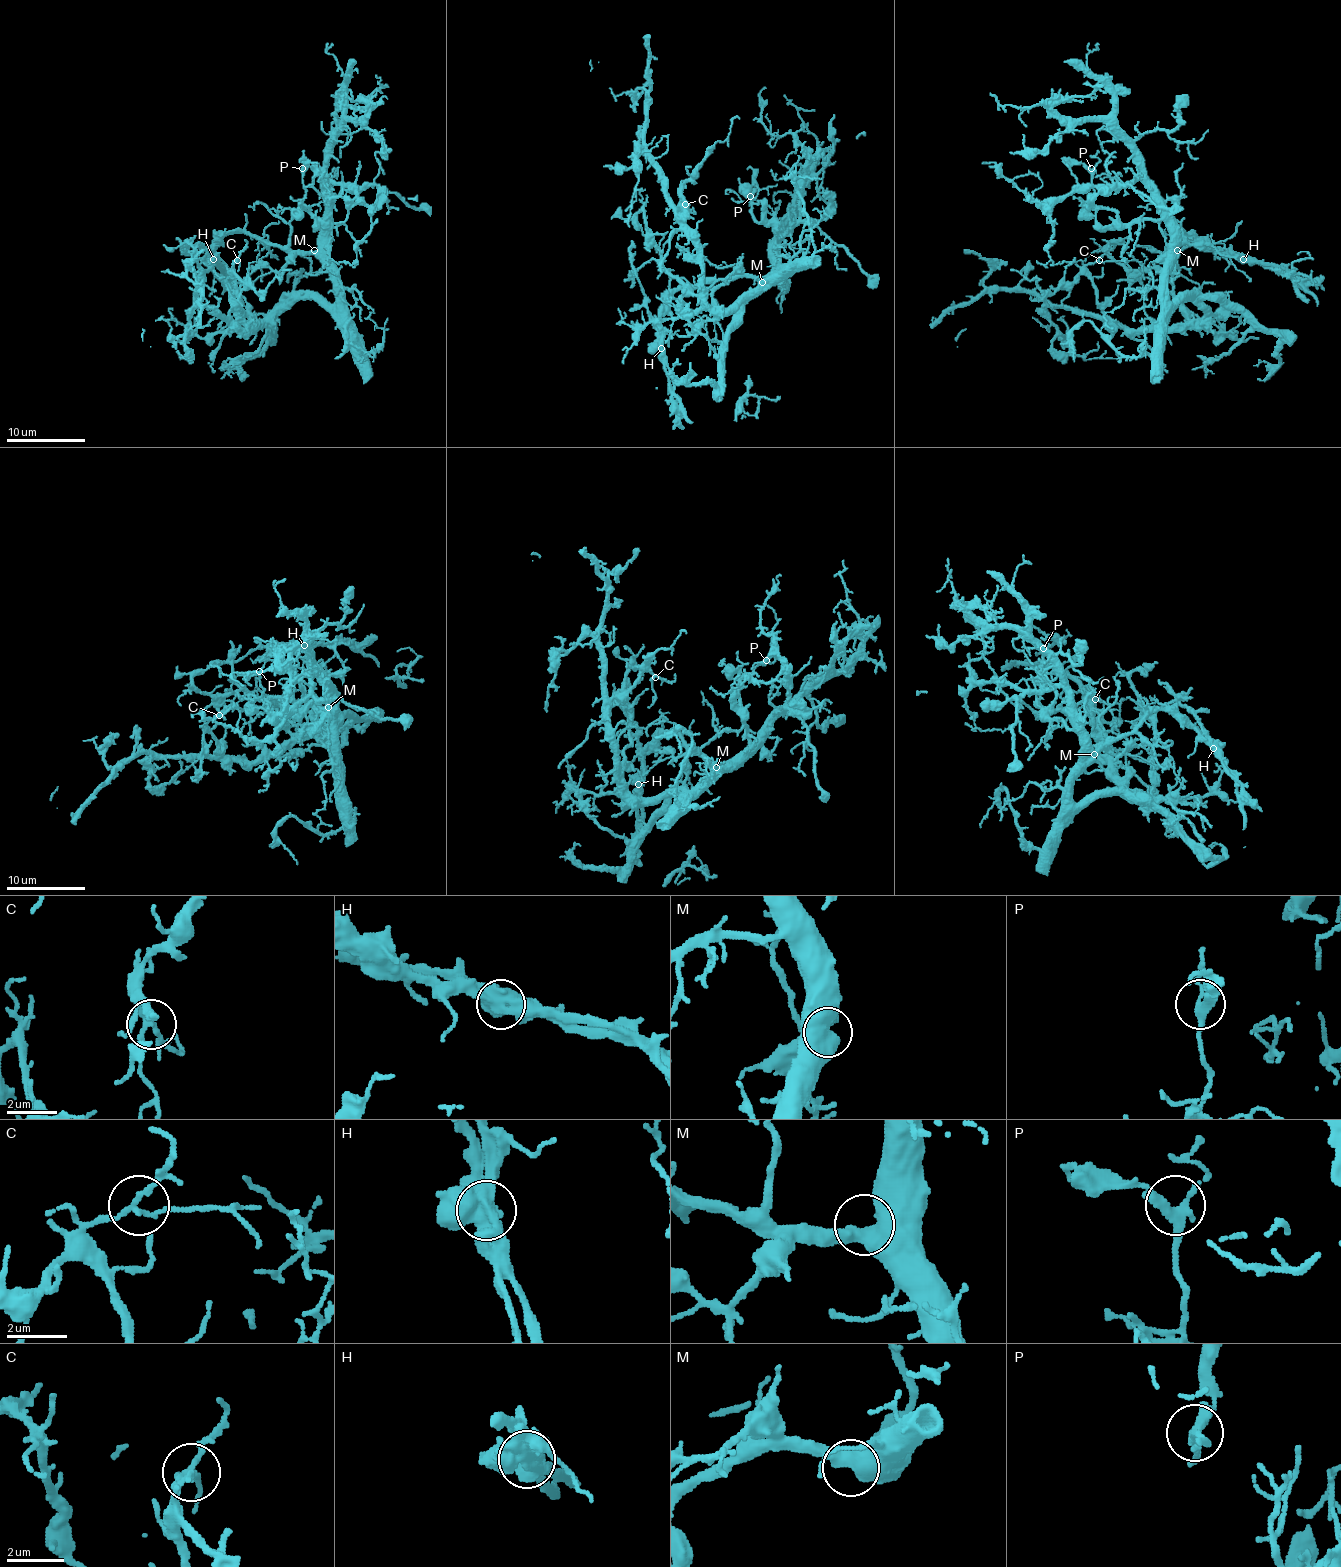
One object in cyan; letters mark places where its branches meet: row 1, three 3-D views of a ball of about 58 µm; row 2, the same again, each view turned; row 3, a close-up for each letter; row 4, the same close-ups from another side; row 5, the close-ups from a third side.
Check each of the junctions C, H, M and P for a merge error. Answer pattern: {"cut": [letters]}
{"cut": ["H"]}

